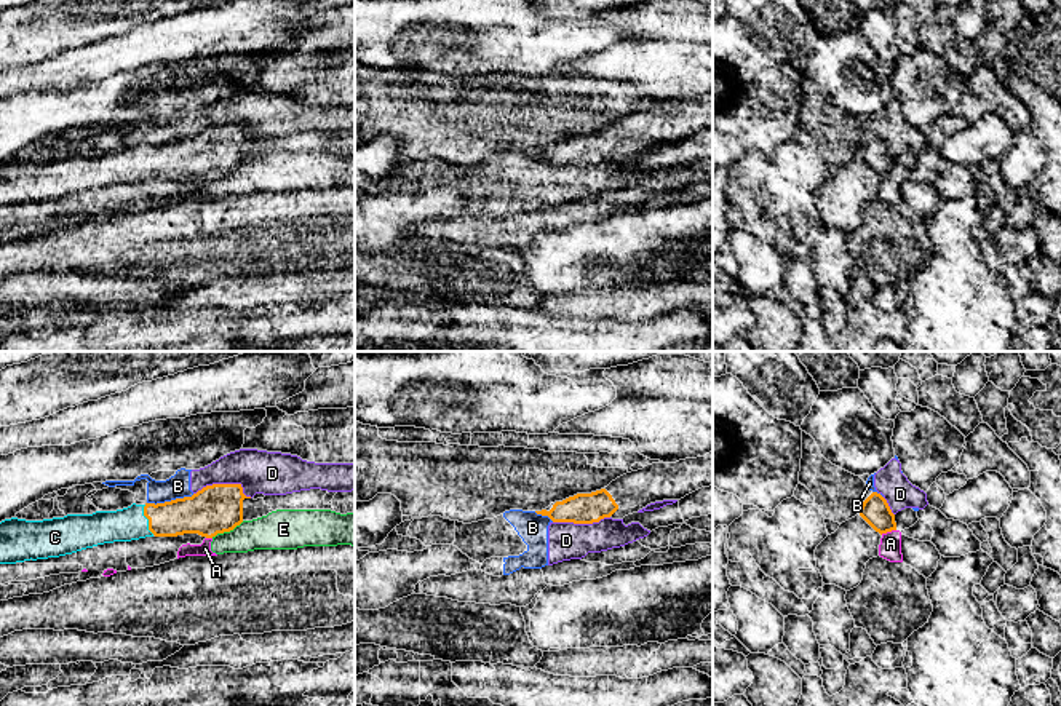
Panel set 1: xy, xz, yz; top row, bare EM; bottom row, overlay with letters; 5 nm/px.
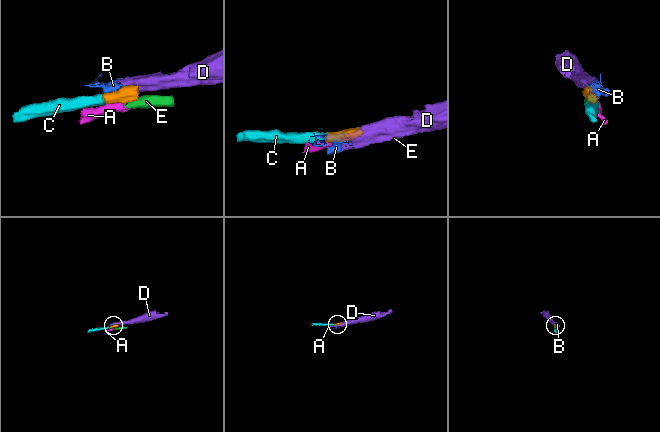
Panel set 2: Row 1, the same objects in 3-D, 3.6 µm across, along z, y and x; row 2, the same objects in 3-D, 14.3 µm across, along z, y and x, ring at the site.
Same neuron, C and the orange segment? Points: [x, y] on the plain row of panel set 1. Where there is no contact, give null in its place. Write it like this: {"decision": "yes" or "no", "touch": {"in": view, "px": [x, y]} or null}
{"decision": "yes", "touch": {"in": "xy", "px": [147, 160]}}

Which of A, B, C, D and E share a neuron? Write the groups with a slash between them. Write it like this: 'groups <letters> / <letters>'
groups A / B D / C / E

